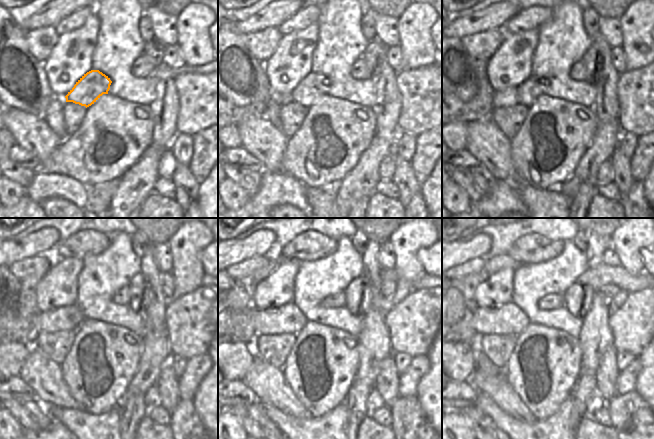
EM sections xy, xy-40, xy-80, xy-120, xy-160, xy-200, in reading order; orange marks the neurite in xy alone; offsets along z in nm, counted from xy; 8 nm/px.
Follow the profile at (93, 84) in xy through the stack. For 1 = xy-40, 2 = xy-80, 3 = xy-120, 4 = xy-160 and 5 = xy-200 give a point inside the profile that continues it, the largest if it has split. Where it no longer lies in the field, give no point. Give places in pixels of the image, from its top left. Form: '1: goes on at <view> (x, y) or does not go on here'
1: goes on at xy-40 (314, 85)
2: goes on at xy-80 (530, 89)
3: goes on at xy-120 (65, 317)
4: goes on at xy-160 (286, 319)
5: goes on at xy-200 (506, 319)

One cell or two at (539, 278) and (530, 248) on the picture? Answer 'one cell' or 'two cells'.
two cells

